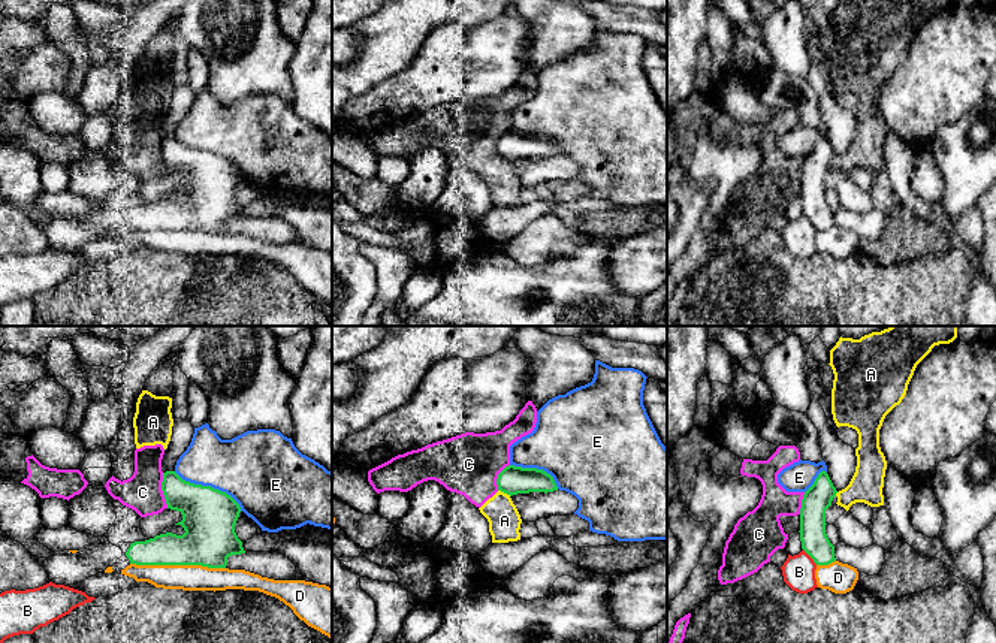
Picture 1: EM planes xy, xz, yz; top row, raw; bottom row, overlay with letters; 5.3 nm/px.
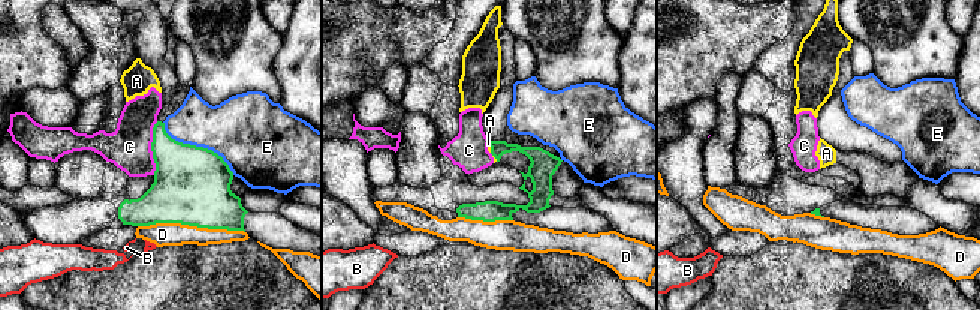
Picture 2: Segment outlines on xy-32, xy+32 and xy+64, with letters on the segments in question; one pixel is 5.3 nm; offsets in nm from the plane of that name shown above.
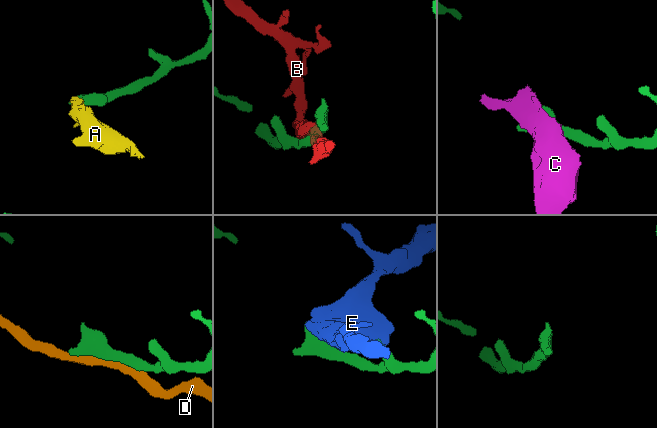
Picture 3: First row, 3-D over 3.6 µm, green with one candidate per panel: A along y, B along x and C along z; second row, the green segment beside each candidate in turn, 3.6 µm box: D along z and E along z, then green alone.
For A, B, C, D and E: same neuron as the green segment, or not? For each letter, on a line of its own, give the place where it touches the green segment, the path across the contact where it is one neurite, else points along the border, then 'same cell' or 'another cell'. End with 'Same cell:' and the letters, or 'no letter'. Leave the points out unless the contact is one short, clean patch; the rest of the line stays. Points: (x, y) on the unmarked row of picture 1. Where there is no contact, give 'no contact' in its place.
A: contact xz (504, 157); border xz (498, 154), (510, 160); another cell
B: contact yz (809, 220); another cell
C: contact xy (162, 154); border xy (162, 138), (162, 159), (168, 172); another cell
D: contact xy (178, 229); another cell
E: contact xy (210, 151); another cell
Same cell: no letter

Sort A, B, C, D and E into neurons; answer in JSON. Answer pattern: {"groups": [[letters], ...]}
{"groups": [["A", "C"], ["B"], ["D"], ["E"]]}

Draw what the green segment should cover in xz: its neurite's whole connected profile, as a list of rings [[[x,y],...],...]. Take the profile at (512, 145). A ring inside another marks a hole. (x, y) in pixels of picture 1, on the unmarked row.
[[[508,130],[497,144],[498,156],[507,160],[529,159],[529,157],[553,157],[558,151],[550,139],[537,133],[522,133]]]

